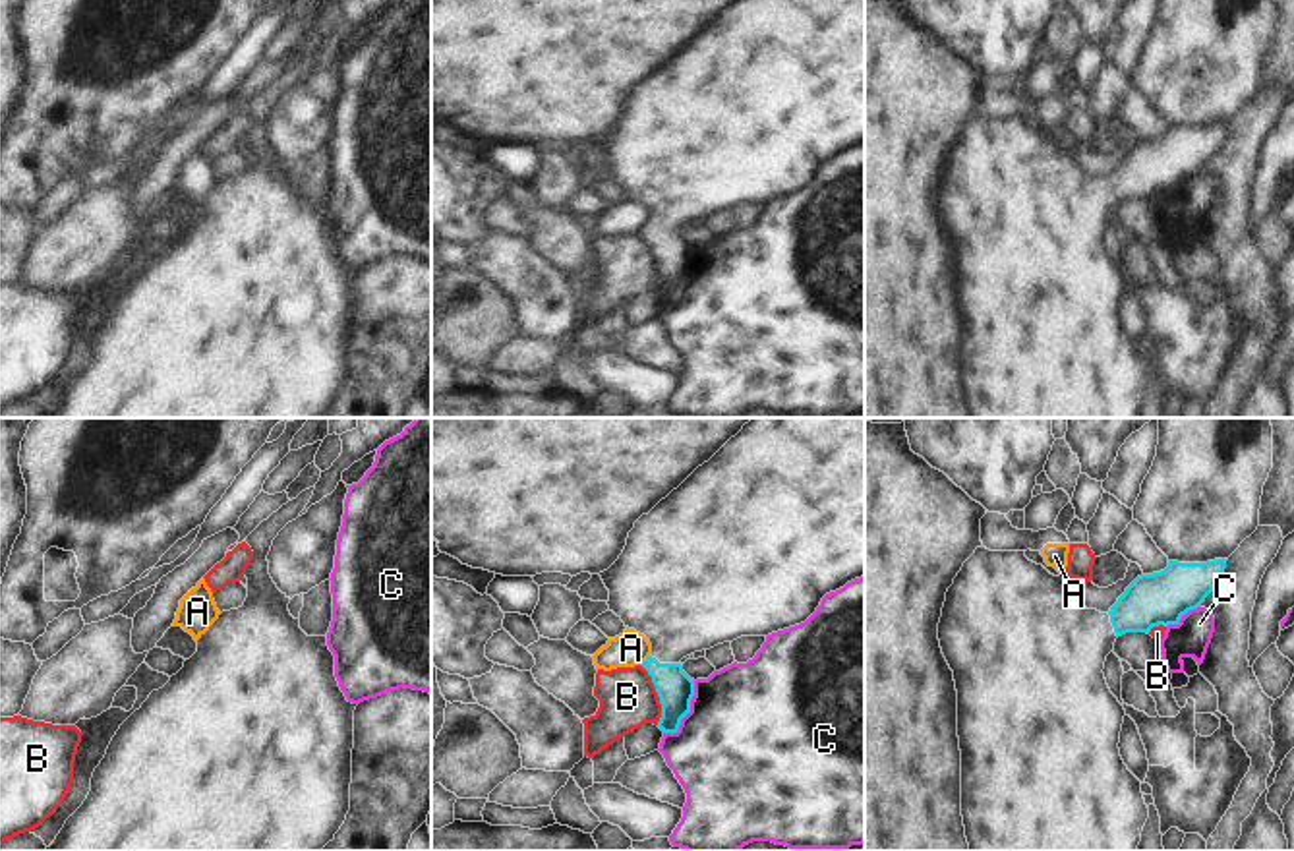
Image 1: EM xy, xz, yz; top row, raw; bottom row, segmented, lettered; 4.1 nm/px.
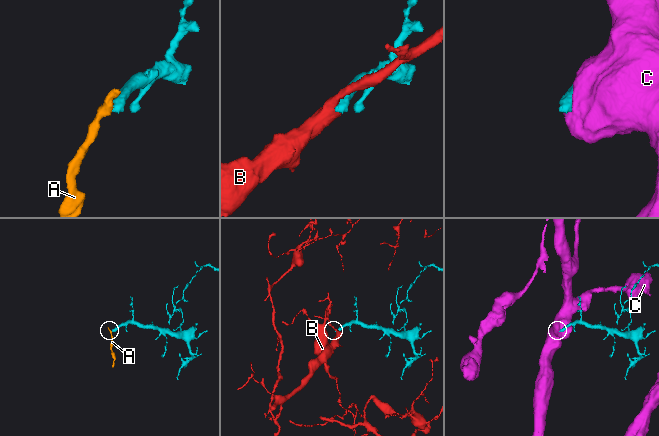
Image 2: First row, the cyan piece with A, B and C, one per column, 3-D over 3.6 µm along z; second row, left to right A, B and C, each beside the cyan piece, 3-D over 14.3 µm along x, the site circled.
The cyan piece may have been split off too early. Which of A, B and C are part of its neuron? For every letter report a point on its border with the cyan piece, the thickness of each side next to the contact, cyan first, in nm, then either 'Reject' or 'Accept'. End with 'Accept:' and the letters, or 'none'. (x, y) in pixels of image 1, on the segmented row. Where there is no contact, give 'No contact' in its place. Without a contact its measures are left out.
A: Touches cyan at xz (646, 660). Thickness 160 nm (cyan) against 150 nm. Reject
B: Touches cyan at xz (658, 695). Thickness 160 nm (cyan) against 240 nm. Reject
C: Touches cyan at xz (689, 710). Thickness 160 nm (cyan) against 500 nm. Reject
Accept: none

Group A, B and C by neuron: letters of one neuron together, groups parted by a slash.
A / B / C

